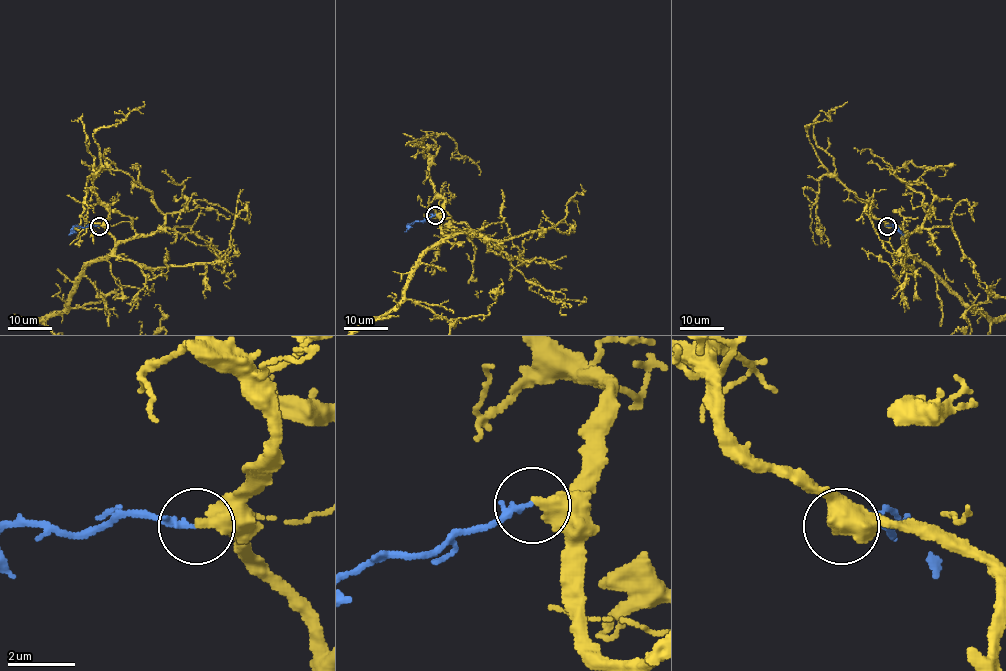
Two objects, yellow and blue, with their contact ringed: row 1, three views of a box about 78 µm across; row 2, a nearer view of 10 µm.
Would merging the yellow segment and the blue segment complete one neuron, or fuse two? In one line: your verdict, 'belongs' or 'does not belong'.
does not belong

